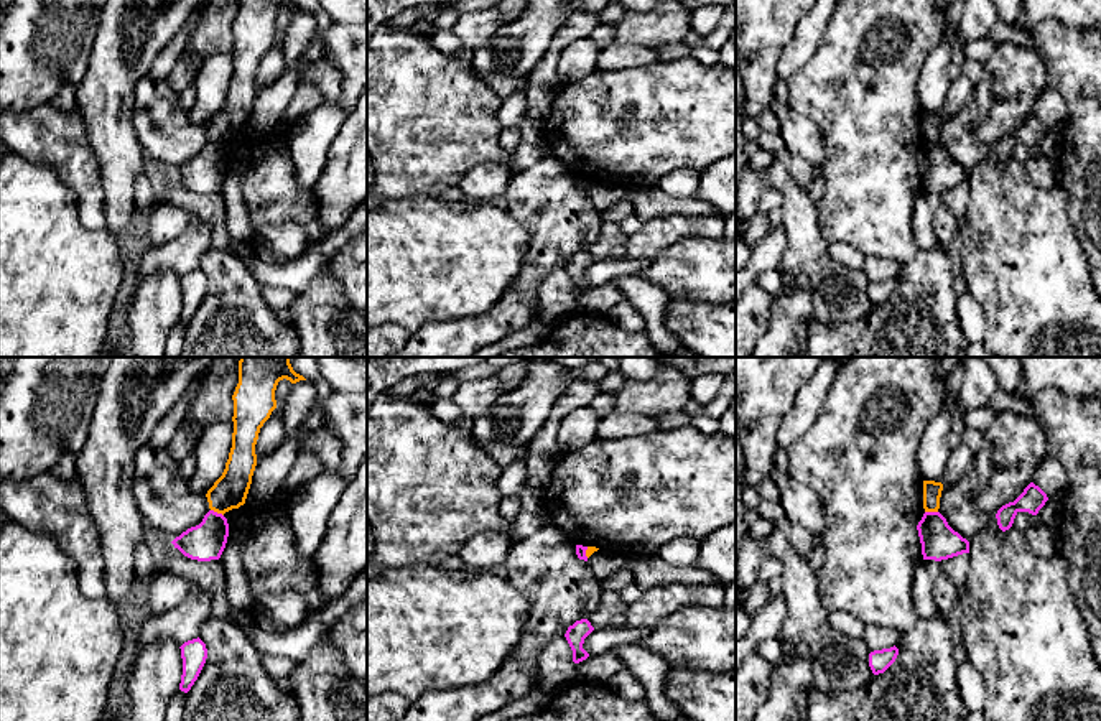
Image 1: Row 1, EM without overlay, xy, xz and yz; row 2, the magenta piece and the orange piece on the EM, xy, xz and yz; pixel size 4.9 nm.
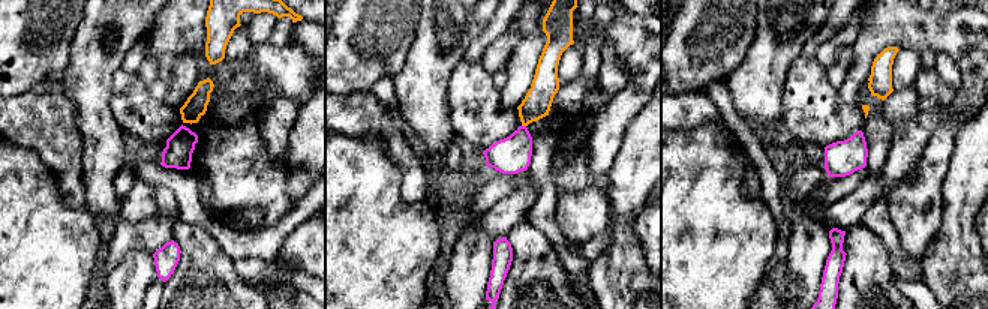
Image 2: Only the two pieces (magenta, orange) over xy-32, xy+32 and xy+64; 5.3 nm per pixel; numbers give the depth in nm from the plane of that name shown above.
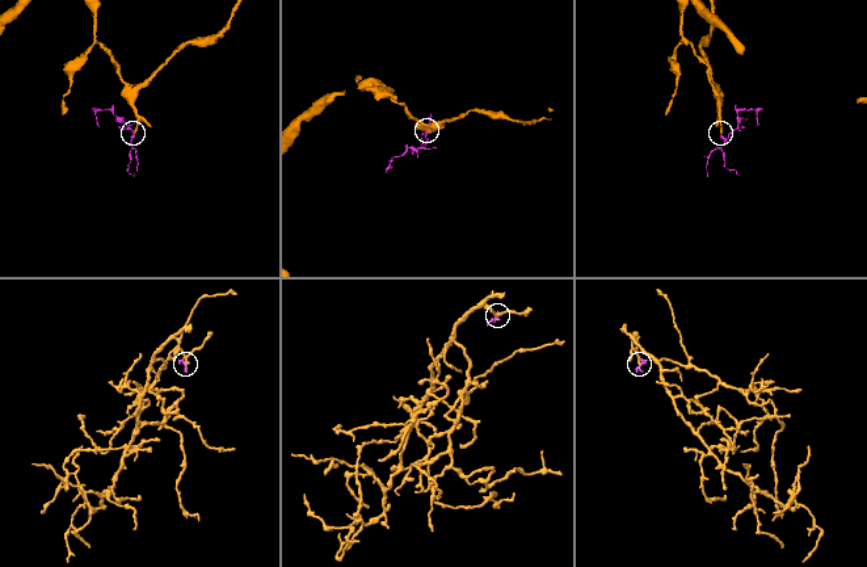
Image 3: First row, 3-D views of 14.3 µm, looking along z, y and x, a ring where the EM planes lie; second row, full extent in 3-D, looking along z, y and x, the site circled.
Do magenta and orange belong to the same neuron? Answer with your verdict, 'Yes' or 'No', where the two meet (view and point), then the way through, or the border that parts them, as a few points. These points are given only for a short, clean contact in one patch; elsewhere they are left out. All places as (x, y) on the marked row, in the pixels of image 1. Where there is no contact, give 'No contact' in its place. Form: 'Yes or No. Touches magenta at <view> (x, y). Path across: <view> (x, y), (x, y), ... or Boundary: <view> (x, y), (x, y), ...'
No. Touches magenta at xy (216, 512). Boundary: xy (211, 509), (222, 516)

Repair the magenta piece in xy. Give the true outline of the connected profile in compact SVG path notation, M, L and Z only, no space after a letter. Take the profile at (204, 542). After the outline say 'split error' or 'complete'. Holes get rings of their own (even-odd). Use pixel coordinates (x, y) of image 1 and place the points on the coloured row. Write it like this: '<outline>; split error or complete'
M209 510L199 525L188 528L171 543L191 560L211 561L221 558L227 537L227 519L222 514Z; complete

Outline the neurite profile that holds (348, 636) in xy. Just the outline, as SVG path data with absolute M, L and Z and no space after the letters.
M367 596L336 621L326 642L342 655L352 677L367 680Z

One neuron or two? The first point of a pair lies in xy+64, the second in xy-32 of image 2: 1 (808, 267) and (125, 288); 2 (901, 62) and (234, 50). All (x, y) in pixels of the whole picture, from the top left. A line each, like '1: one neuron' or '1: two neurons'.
1: one neuron
2: one neuron

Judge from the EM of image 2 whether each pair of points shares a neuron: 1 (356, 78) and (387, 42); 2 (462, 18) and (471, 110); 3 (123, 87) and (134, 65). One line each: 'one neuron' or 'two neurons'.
1: one neuron
2: two neurons
3: two neurons

